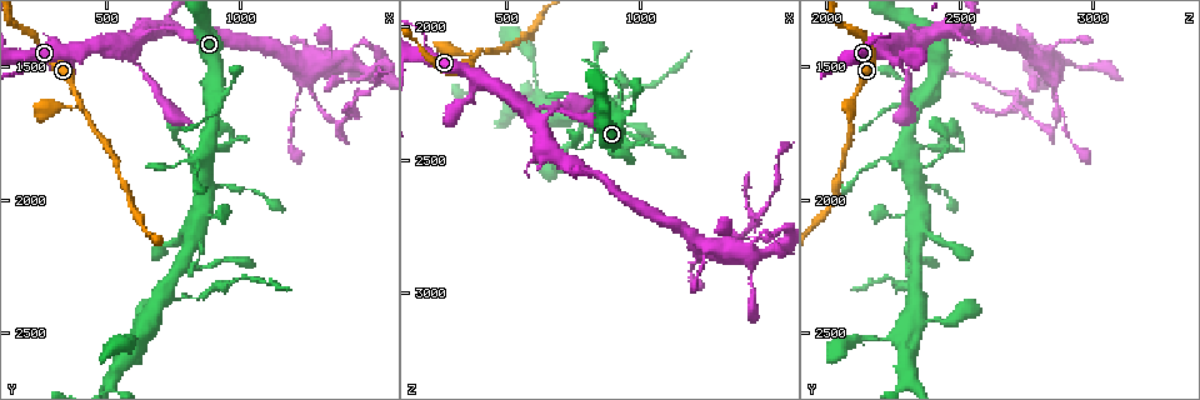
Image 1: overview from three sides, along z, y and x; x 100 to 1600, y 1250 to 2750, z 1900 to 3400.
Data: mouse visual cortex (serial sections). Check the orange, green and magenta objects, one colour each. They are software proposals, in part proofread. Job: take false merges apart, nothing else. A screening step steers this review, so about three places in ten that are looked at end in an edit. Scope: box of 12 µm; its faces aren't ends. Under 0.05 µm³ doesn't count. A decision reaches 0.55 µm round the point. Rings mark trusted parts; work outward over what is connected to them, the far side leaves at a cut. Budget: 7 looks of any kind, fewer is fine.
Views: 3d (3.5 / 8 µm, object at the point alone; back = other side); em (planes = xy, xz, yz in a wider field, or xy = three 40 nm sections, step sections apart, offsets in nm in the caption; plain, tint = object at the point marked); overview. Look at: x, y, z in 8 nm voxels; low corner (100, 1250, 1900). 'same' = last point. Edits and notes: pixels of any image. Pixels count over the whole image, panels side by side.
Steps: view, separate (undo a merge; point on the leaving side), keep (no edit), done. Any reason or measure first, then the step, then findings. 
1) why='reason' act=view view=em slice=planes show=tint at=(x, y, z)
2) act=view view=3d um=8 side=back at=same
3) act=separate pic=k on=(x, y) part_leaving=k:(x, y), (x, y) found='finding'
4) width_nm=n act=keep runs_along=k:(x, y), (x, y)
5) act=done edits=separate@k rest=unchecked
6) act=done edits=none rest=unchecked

why='arms part here' act=view view=3d um=3.5 at=(400, 1630, 2100)

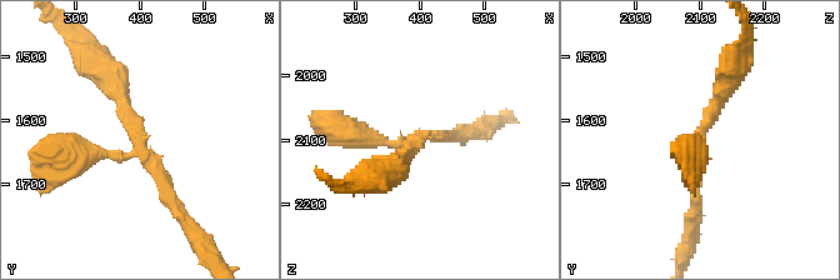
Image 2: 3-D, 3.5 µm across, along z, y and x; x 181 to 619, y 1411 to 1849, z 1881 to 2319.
act=view view=em slice=xy step=5 show=tint at=(400, 1630, 2095)

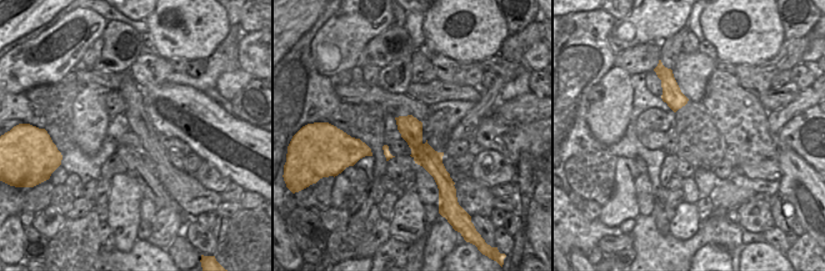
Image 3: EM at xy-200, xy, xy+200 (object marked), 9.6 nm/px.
act=separate pic=2 on=(363, 144) part_leaving=2:(399, 144), (341, 131), (314, 115) found='two cells meet here'

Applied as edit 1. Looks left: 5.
why='sudden change in width' act=view view=em slice=xy step=3 show=tint at=(840, 1840, 2220)

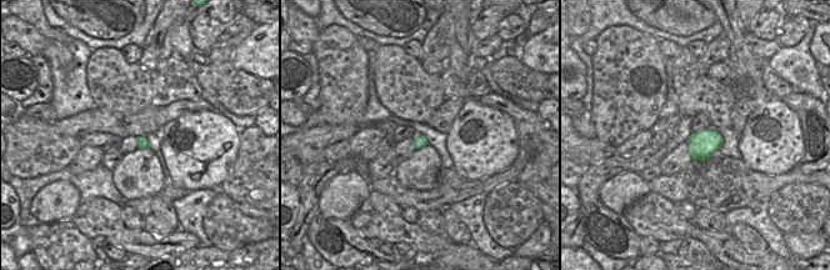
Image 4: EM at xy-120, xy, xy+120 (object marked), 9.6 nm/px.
why='wider look' act=view view=3d um=3.5 at=same

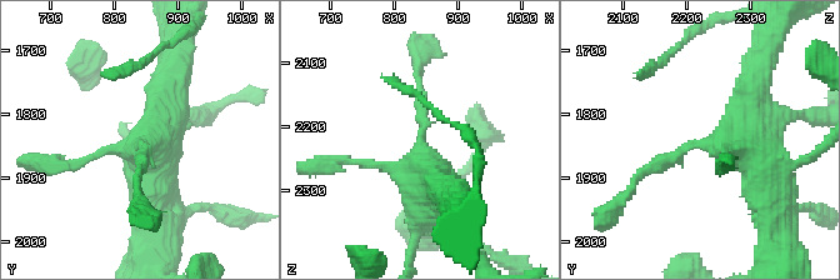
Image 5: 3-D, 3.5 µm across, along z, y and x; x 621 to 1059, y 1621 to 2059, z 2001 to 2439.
act=keep runs_along=5:(753, 109), (634, 183) found='all the same cell'

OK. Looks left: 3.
why='side arm on a straight run' act=view view=3d um=8 at=(720, 2360, 2350)

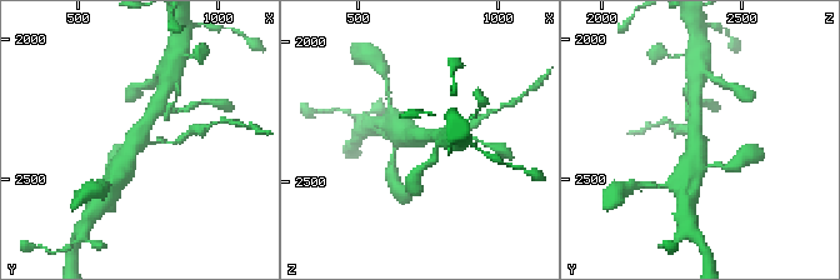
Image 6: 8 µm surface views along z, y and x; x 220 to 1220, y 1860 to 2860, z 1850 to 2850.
why='shape alone is not enough' act=view view=em slice=xy step=3 show=tint at=(730, 2360, 2330)

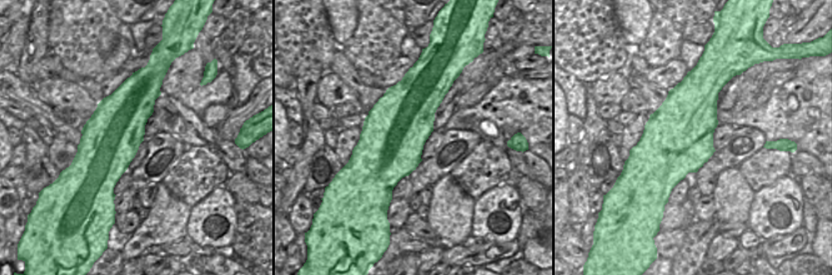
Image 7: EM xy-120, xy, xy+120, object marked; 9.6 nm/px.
arm_widths_nm=100,400,600 act=keep runs_along=6:(159, 105), (123, 165) found='continuous, no second cell'

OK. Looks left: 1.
act=done edits=separate@2 rest=unchecked

